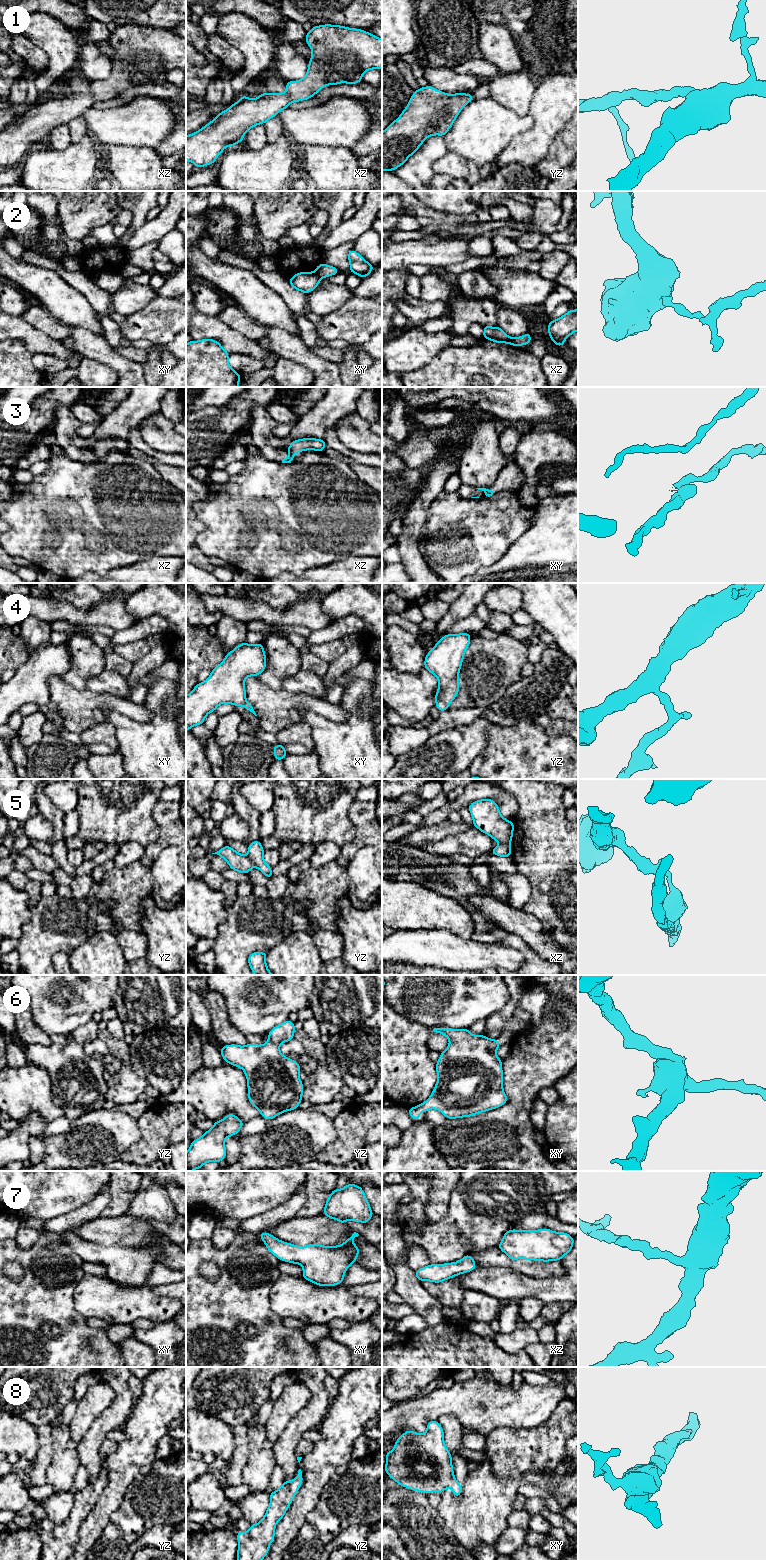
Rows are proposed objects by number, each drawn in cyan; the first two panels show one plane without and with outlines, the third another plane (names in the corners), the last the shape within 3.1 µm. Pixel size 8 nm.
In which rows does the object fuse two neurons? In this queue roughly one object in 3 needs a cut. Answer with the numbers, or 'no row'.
2, 3, 5

